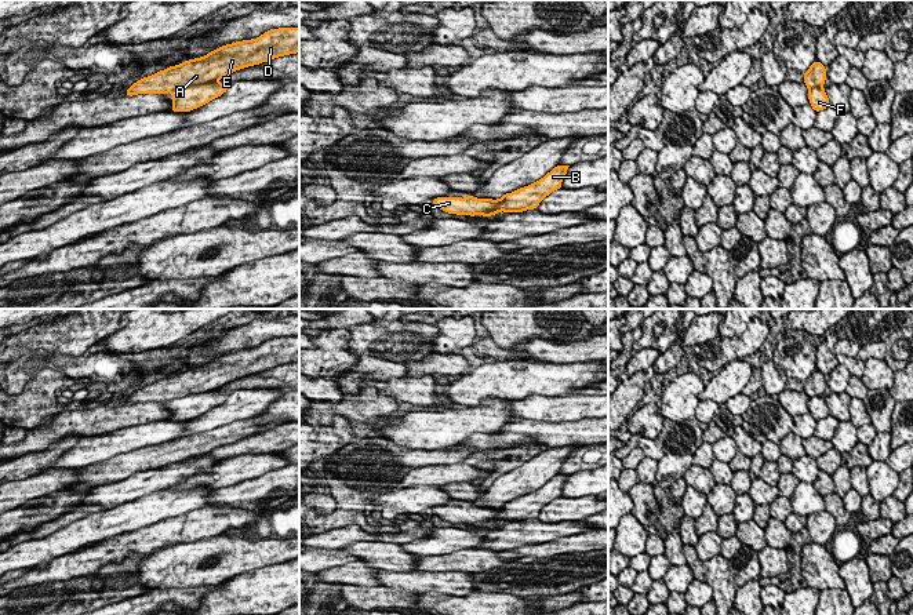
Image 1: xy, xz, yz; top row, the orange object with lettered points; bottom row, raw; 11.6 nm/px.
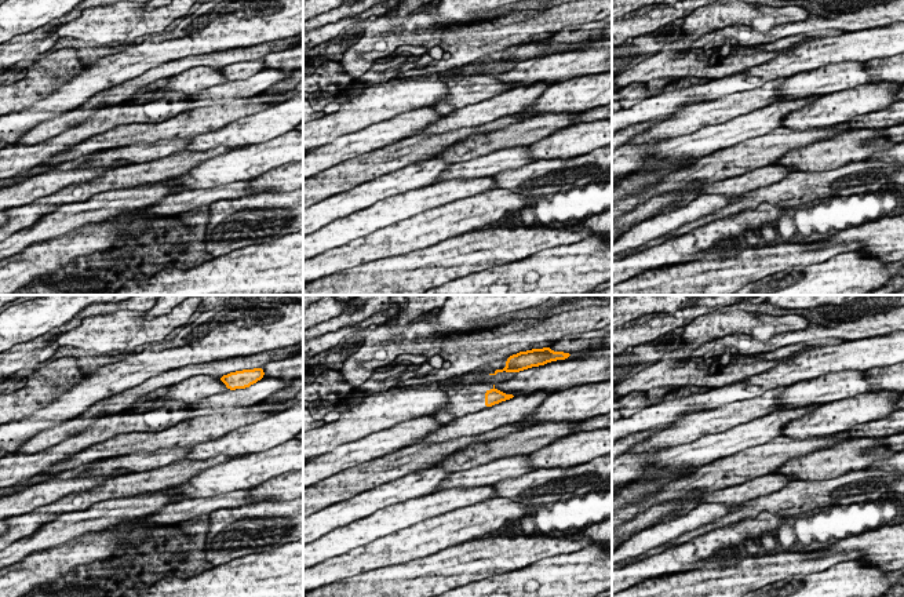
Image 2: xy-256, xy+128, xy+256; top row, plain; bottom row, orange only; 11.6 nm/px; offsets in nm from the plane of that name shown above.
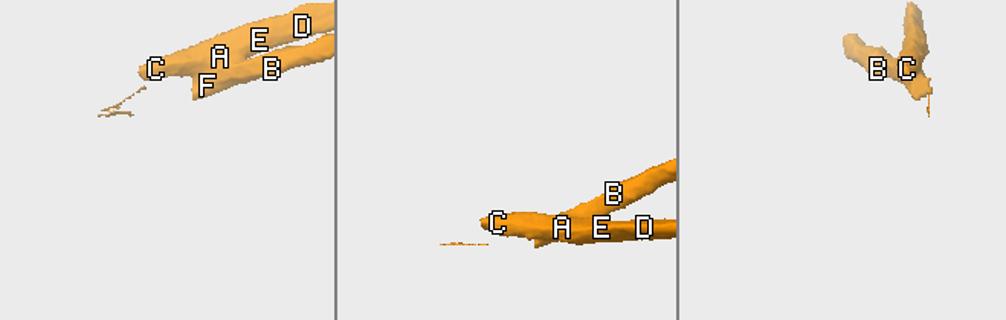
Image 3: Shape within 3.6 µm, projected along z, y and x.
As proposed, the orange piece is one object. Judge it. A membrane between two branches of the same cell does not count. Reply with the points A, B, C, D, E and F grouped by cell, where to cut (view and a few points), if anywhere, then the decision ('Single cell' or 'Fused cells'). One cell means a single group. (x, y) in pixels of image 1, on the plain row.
Groups: A C D E / B F. Split along xy (217, 388), (171, 400). Fused cells

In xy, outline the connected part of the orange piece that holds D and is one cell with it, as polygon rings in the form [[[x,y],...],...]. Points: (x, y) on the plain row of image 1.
[[[299,336],[270,338],[258,347],[221,354],[204,365],[170,375],[134,392],[126,404],[167,403],[217,390],[236,379],[299,361]]]

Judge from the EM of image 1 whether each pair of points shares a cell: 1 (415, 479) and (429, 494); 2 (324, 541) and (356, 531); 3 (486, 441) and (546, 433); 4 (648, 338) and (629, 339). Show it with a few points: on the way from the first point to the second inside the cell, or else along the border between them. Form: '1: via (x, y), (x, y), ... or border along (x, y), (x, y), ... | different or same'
1: border along (439, 486), (410, 486), (403, 488) | different
2: via (333, 539), (348, 535) | same
3: via (501, 440), (513, 433), (531, 433) | same
4: border along (641, 326), (641, 335), (633, 344), (632, 352) | different

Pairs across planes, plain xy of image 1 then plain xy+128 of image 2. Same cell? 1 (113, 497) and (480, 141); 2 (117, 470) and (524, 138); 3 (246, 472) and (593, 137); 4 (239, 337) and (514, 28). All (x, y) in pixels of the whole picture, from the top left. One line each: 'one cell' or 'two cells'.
1: two cells
2: two cells
3: two cells
4: one cell

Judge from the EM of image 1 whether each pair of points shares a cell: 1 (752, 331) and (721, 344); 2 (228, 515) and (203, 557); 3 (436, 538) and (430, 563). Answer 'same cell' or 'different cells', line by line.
1: same cell
2: different cells
3: different cells

